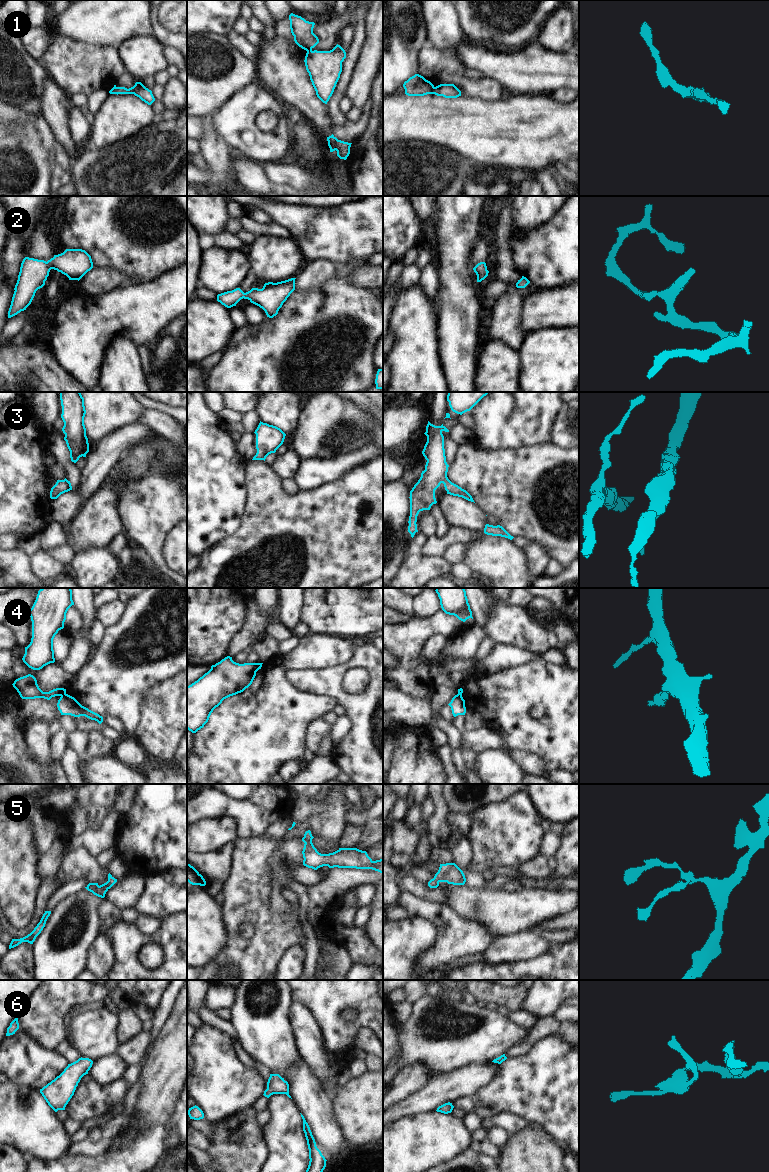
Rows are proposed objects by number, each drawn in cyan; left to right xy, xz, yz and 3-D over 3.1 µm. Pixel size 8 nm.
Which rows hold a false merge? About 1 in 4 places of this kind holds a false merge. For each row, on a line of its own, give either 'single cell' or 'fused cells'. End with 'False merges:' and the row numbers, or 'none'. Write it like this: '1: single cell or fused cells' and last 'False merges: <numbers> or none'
1: fused cells
2: single cell
3: single cell
4: fused cells
5: single cell
6: single cell
False merges: 1, 4

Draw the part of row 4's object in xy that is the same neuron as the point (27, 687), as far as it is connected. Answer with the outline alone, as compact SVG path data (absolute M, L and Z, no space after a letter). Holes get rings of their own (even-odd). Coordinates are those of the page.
M31 674L16 679L12 685L22 699L44 698L50 700L52 697L66 694L66 689L64 688L43 692L39 688L36 678Z

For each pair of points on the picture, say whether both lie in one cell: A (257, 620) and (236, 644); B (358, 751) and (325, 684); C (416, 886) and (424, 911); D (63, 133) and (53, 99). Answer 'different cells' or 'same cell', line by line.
A: same cell
B: same cell
C: different cells
D: same cell

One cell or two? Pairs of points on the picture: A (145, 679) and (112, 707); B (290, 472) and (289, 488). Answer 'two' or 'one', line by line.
A: one
B: two

